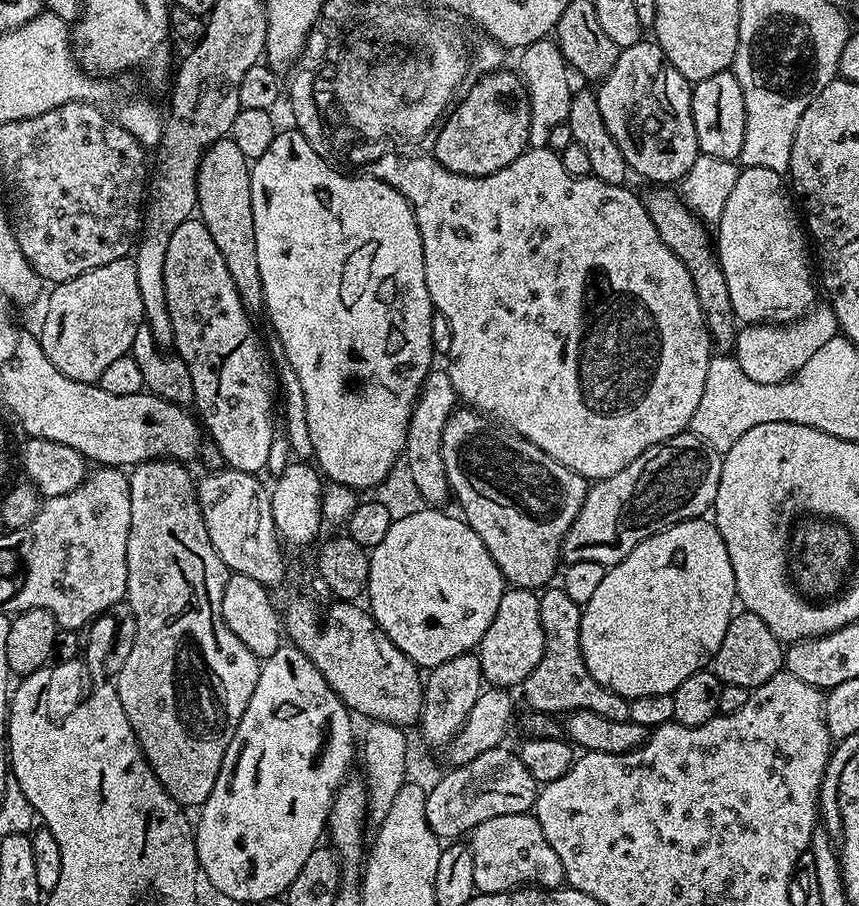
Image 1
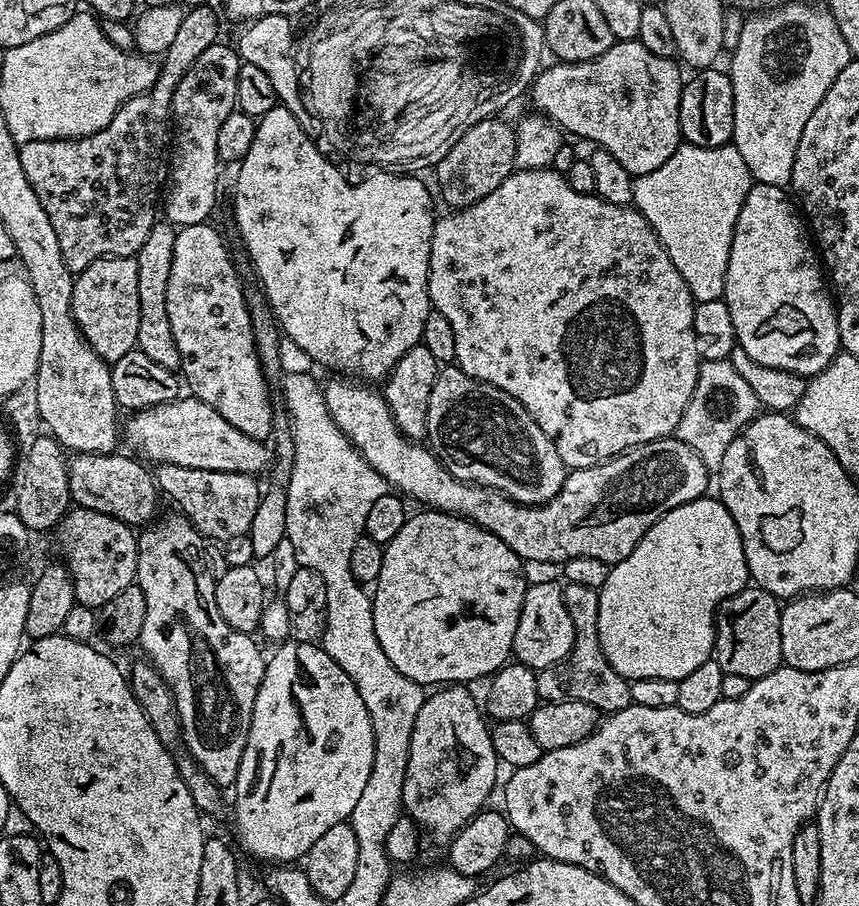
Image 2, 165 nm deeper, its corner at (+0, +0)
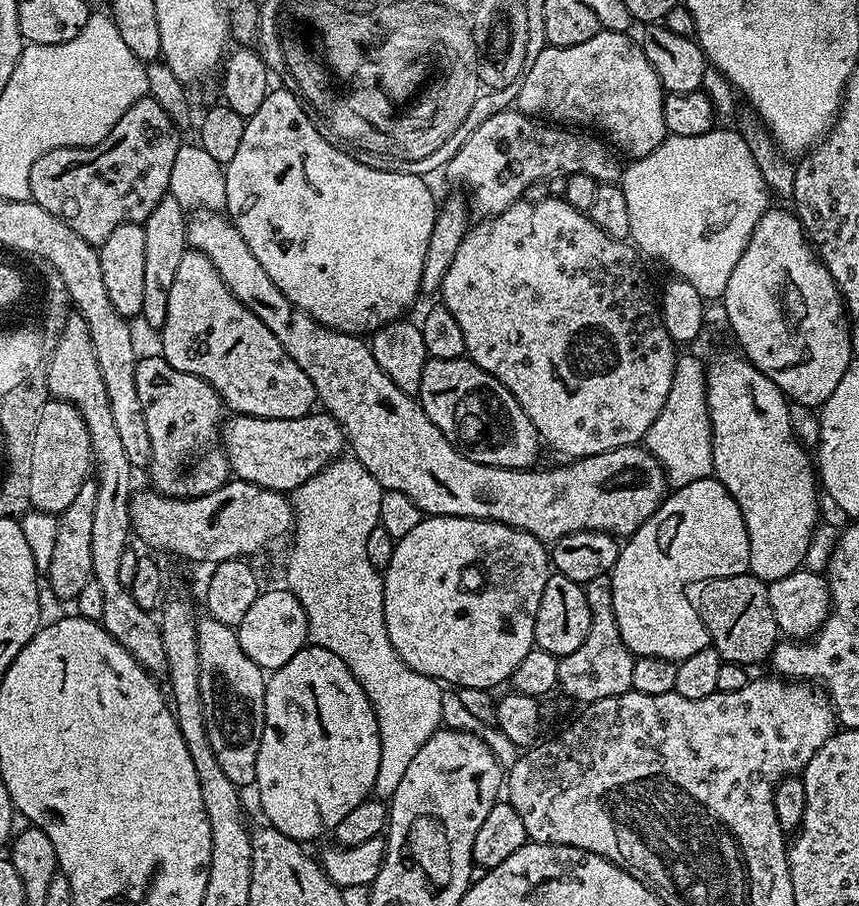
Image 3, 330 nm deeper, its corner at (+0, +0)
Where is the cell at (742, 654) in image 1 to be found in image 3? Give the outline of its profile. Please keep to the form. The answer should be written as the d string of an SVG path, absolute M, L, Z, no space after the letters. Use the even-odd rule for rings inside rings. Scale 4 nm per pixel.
M748 572L709 580L699 589L698 611L708 631L711 647L718 650L721 661L753 666L771 657L782 633L770 606L768 584Z

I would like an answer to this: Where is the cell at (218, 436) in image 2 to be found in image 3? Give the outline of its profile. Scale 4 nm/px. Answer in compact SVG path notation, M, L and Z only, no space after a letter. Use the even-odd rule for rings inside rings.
M323 410L302 418L258 418L233 415L222 424L222 443L231 475L275 492L291 494L327 464L341 459L346 441L340 424Z

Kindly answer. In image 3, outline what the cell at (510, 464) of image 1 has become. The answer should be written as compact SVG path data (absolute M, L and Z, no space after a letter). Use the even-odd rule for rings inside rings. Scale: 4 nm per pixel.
M429 358L422 370L422 386L418 393L426 418L442 430L456 447L456 452L470 462L482 462L499 468L531 469L540 456L542 441L534 422L526 418L526 410L518 406L514 394L486 370L467 358Z

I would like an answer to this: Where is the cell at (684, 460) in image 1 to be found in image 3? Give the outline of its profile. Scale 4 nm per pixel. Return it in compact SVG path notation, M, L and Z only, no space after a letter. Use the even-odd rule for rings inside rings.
M197 211L187 221L187 243L195 251L201 252L214 264L214 270L226 282L226 286L257 316L278 338L282 350L302 370L306 370L306 378L314 382L316 399L322 405L323 411L333 416L344 432L347 447L352 448L351 455L380 483L381 489L390 492L401 492L419 506L421 513L428 516L461 516L475 520L496 520L511 528L534 534L545 542L555 542L571 532L606 532L617 538L627 538L638 531L658 506L664 501L670 485L664 475L664 467L648 453L643 446L615 448L602 454L581 456L571 462L564 462L561 468L548 468L545 472L525 470L523 468L499 468L486 466L482 462L470 462L462 454L456 452L456 447L450 443L426 418L426 410L422 410L416 396L406 394L386 378L382 366L374 362L369 341L359 336L351 336L345 332L336 332L325 324L320 324L310 314L298 312L292 303L270 282L270 274L262 270L258 258L254 258L250 246L238 234L238 230L228 219L227 215L219 212Z

